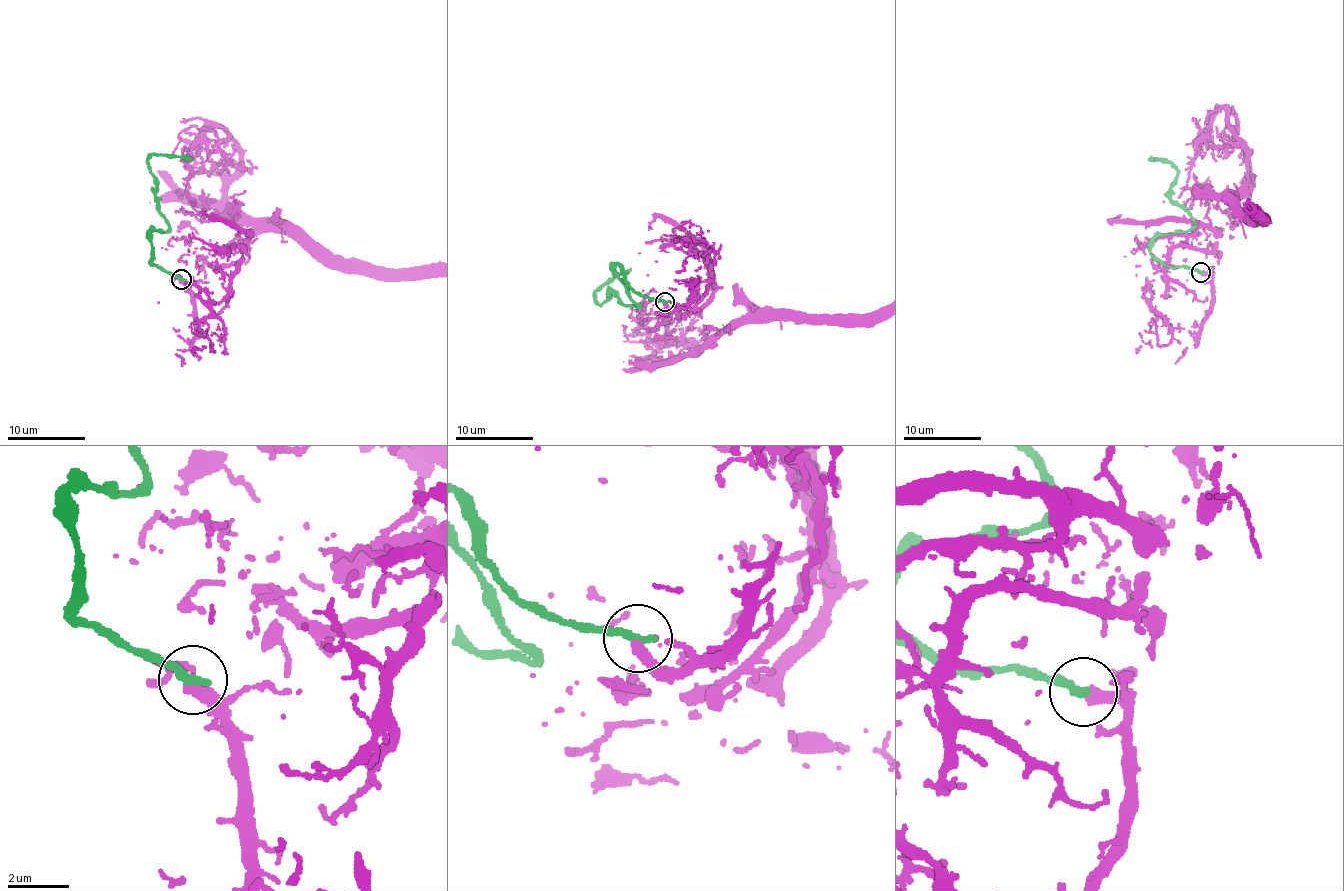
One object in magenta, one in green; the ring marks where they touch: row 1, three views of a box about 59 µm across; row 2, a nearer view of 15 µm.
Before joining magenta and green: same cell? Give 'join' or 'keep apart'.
keep apart

